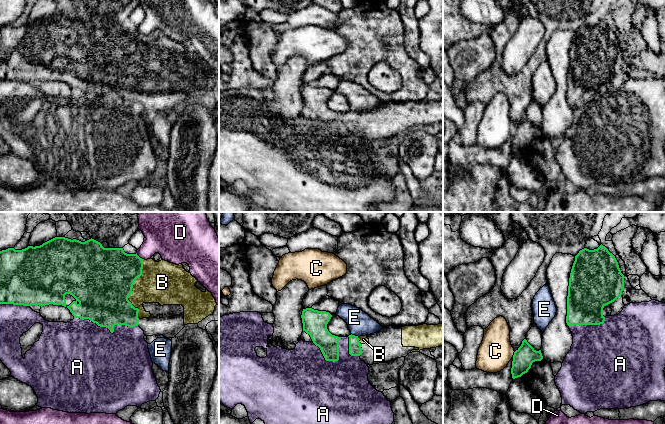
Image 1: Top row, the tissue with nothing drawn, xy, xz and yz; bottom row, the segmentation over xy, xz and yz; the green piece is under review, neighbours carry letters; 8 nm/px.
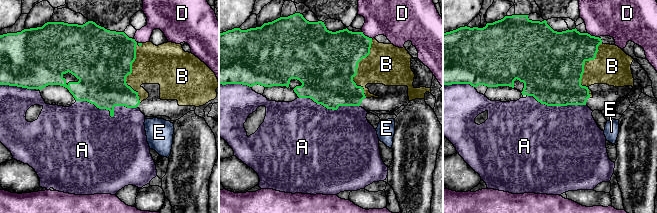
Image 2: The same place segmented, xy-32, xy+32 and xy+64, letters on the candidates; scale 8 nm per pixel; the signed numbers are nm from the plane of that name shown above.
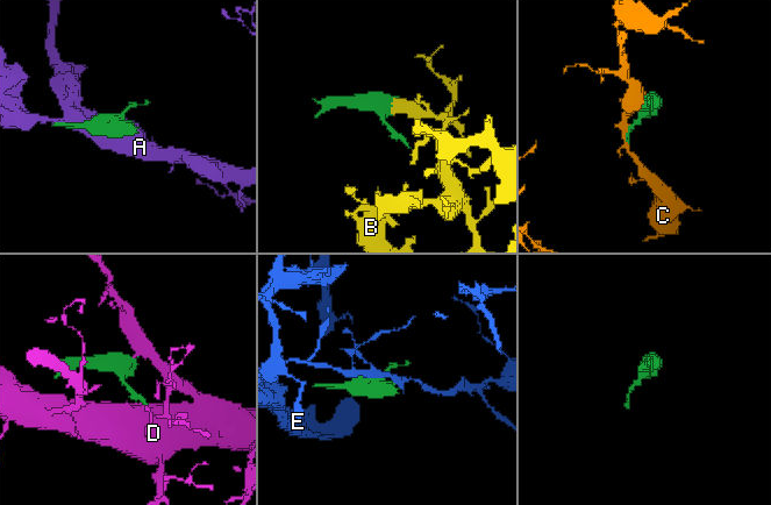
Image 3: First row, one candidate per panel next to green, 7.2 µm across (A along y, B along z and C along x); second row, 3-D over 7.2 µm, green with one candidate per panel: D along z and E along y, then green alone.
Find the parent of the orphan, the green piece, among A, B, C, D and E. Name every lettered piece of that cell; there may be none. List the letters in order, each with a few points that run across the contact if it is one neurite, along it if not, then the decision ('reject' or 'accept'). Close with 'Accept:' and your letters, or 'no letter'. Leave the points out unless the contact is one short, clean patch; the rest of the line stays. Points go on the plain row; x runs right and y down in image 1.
A: reject
B: accept
C: reject
D: xy (136, 29), (144, 35) | reject
E: reject
Accept: B

